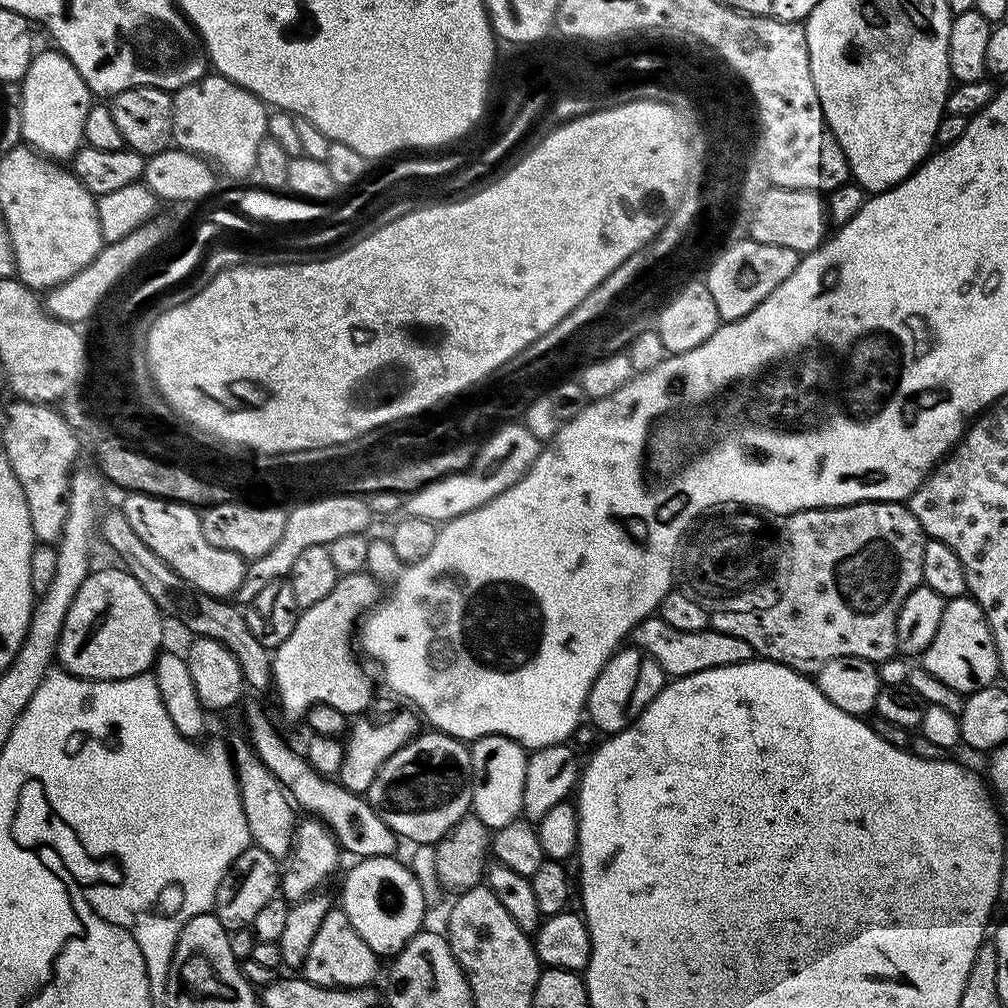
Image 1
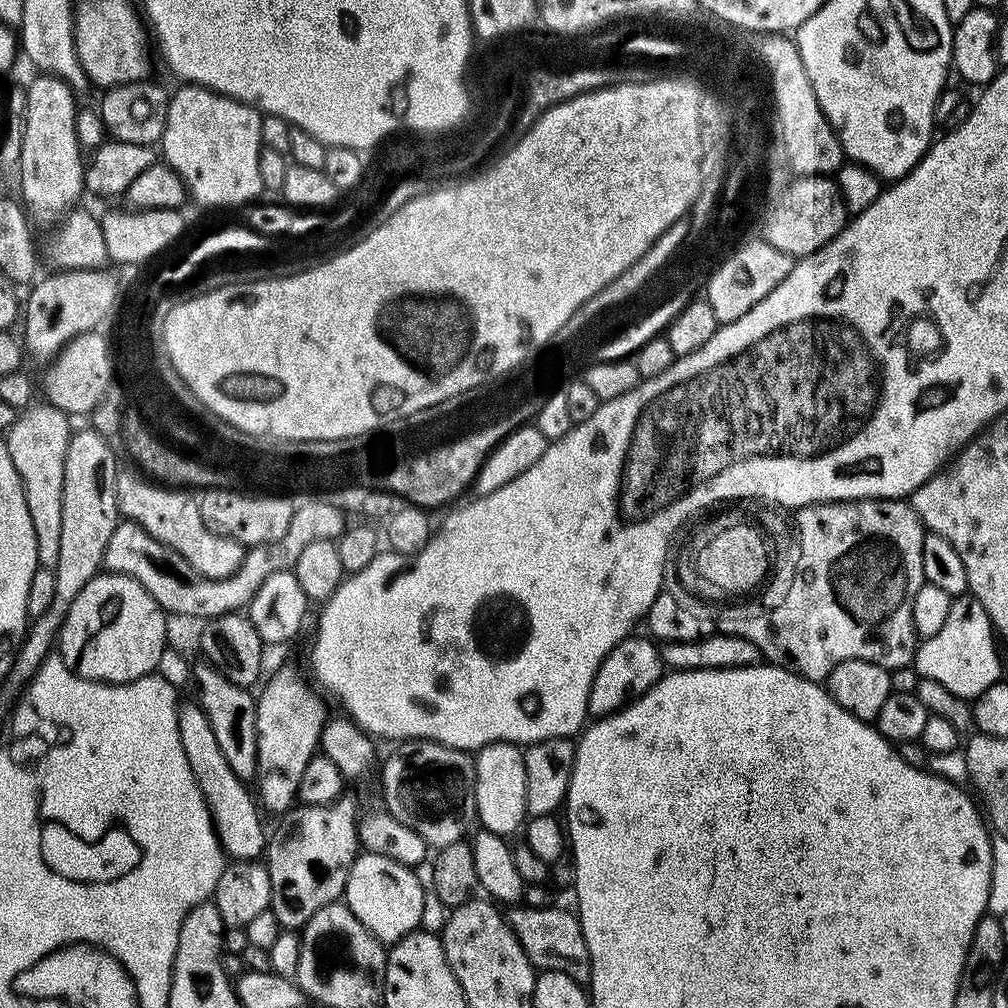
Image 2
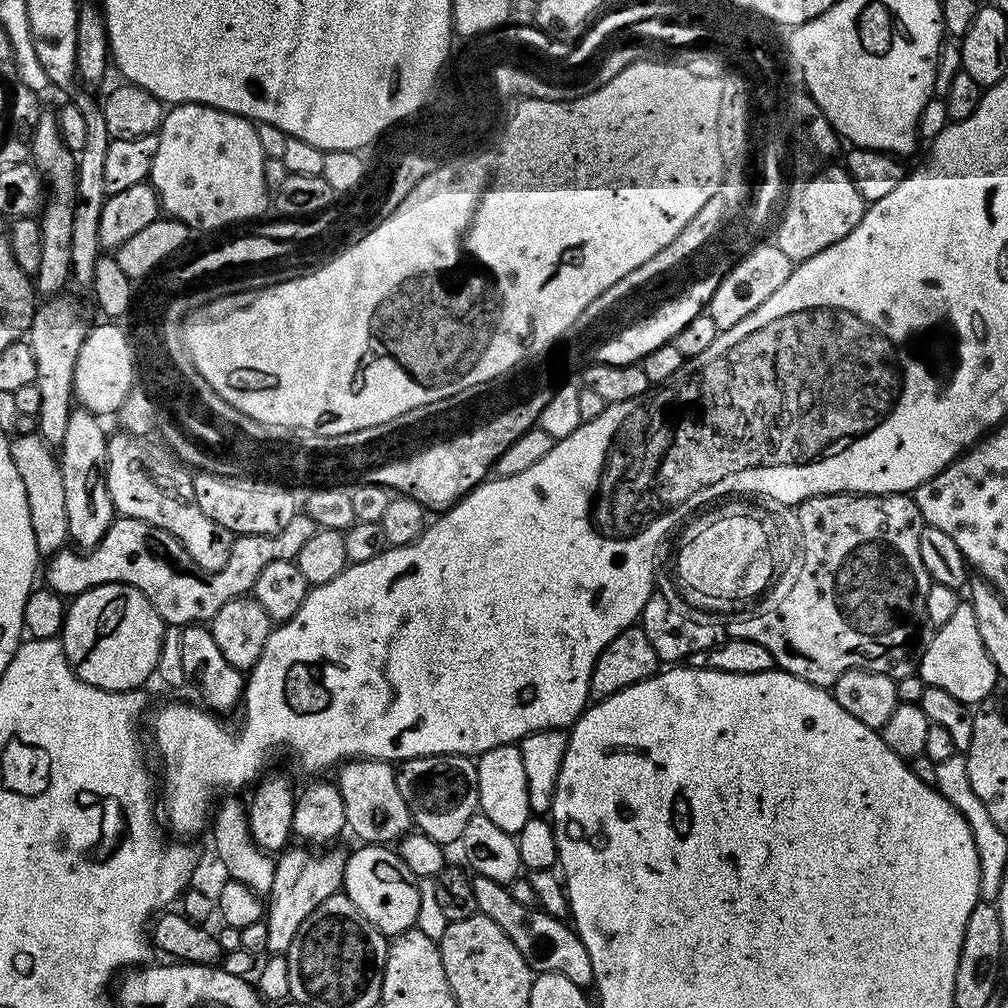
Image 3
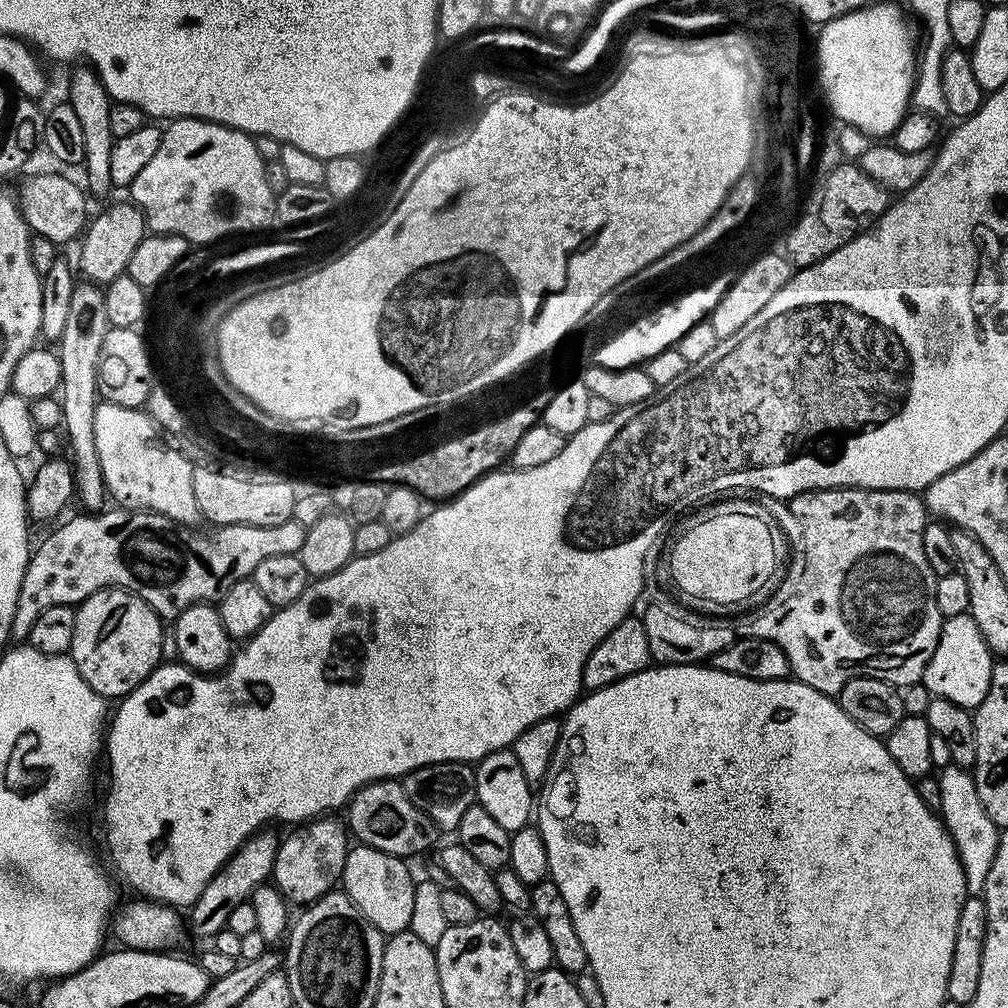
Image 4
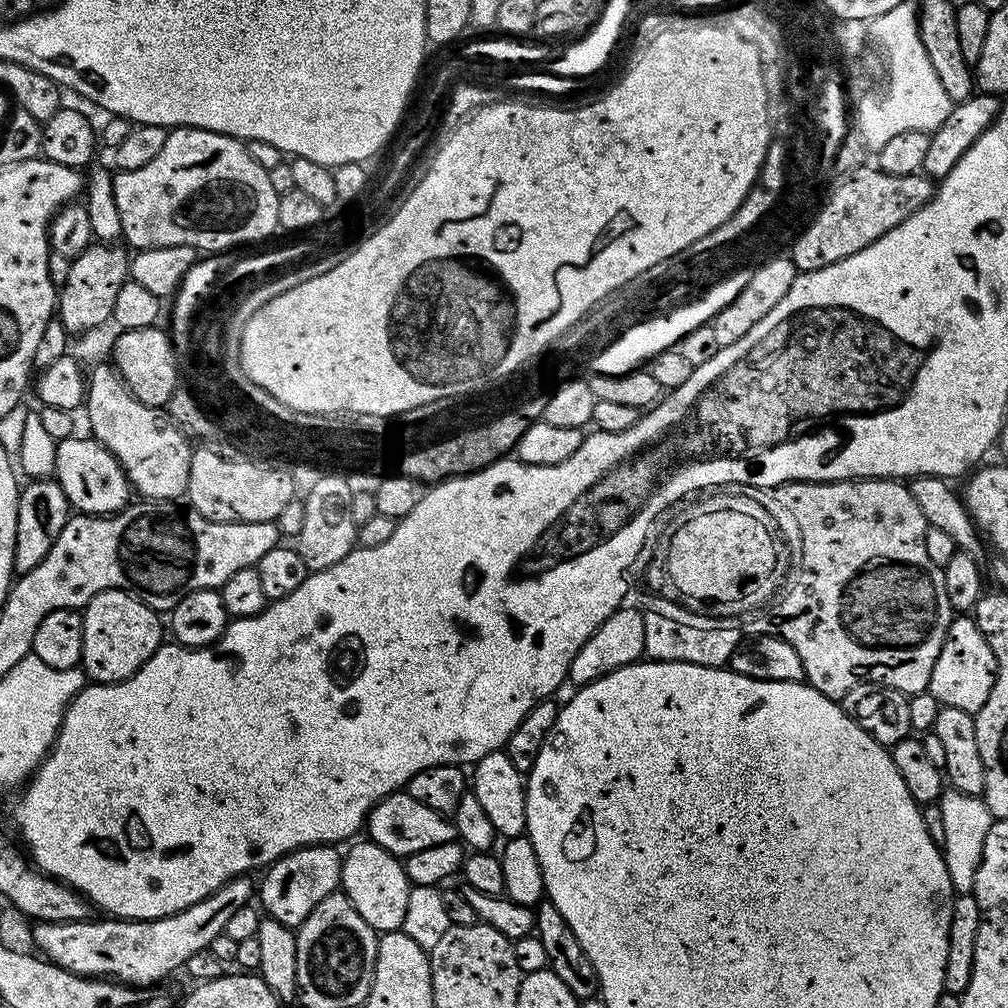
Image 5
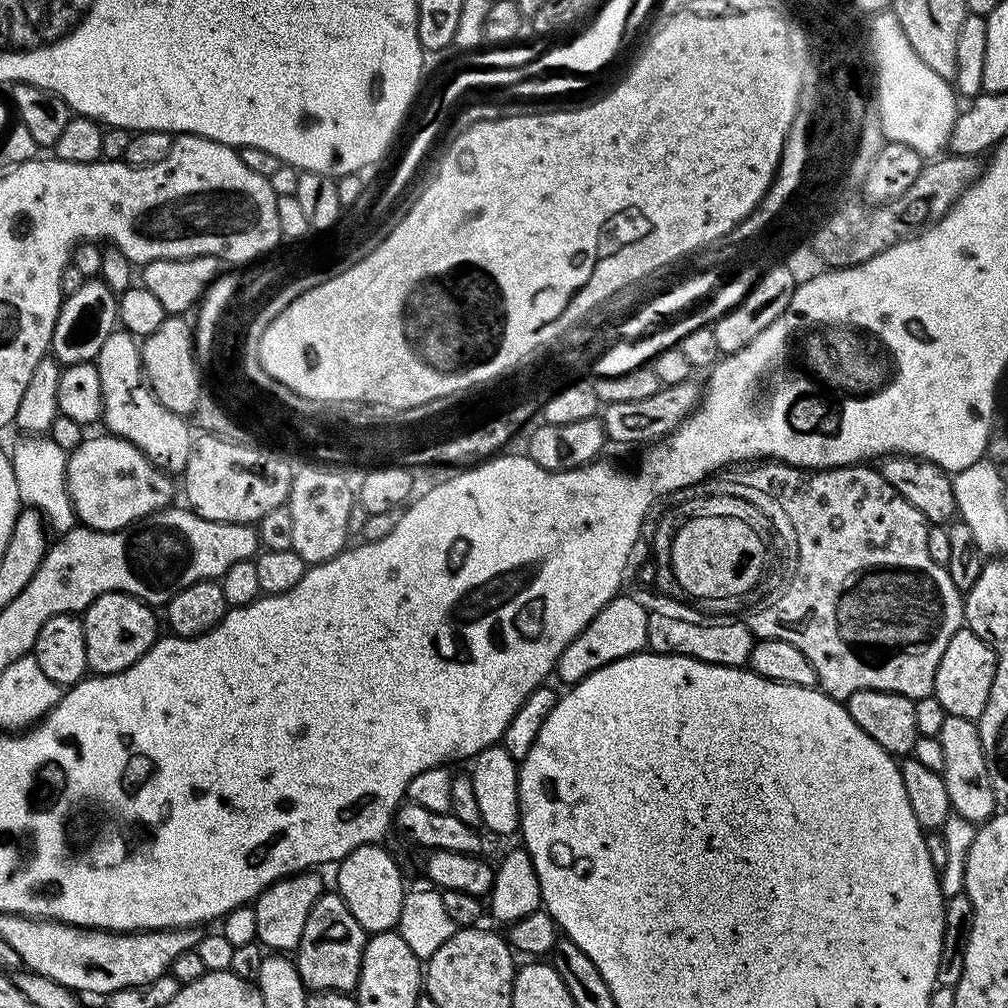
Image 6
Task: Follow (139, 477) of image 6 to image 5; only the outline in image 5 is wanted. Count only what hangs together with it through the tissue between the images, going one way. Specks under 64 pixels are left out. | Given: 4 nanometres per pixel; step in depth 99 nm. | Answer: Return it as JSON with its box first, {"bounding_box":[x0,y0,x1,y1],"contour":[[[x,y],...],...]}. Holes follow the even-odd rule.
{"bounding_box":[53,434,132,515],"contour":[[[73,434],[69,439],[57,441],[53,473],[69,505],[83,515],[112,515],[127,507],[131,499],[132,487],[121,464],[93,437],[79,438]]]}

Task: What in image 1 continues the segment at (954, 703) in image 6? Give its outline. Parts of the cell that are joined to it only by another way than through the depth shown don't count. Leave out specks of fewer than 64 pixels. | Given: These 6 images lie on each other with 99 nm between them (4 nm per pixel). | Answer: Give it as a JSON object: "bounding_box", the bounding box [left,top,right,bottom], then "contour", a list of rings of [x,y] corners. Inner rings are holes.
{"bounding_box":[922,596,1000,694],"contour":[[[954,596],[945,603],[942,622],[938,622],[934,642],[930,642],[930,646],[926,646],[922,654],[922,666],[930,670],[934,678],[946,682],[950,690],[958,690],[962,694],[982,690],[997,683],[1000,663],[994,638],[990,634],[986,614],[982,614],[982,606],[978,606],[978,602],[971,596]]]}

